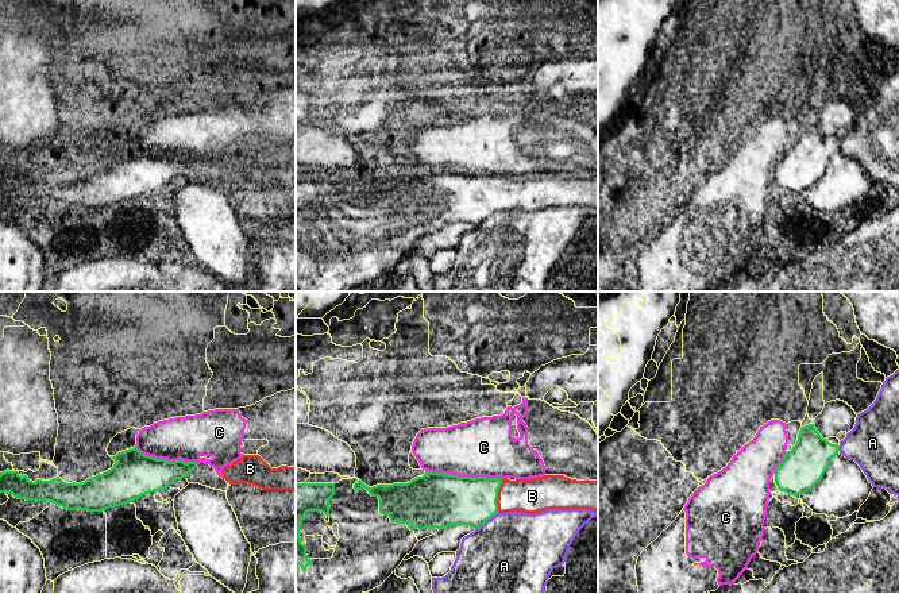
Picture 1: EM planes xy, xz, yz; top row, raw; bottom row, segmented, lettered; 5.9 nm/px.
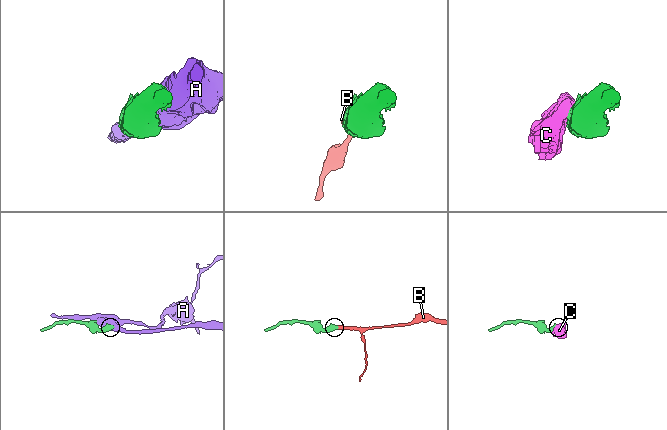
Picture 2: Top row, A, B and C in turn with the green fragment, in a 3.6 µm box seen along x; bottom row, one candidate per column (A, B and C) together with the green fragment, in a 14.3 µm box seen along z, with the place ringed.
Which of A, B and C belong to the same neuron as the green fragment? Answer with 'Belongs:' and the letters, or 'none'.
Belongs: B

